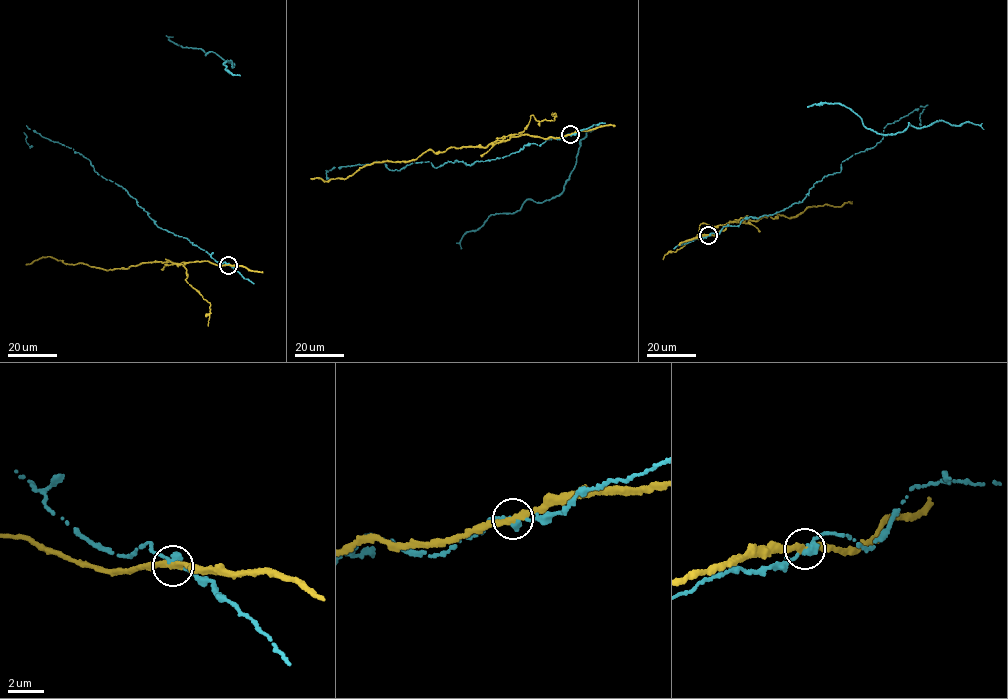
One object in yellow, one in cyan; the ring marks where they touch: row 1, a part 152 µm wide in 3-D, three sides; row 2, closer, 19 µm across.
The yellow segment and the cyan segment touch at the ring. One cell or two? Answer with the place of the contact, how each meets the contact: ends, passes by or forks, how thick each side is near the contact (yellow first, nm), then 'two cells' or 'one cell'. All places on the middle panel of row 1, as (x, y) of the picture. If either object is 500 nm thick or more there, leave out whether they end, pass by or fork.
(570, 134) | yellow passes by | cyan passes by | 320/320 nm | two cells

